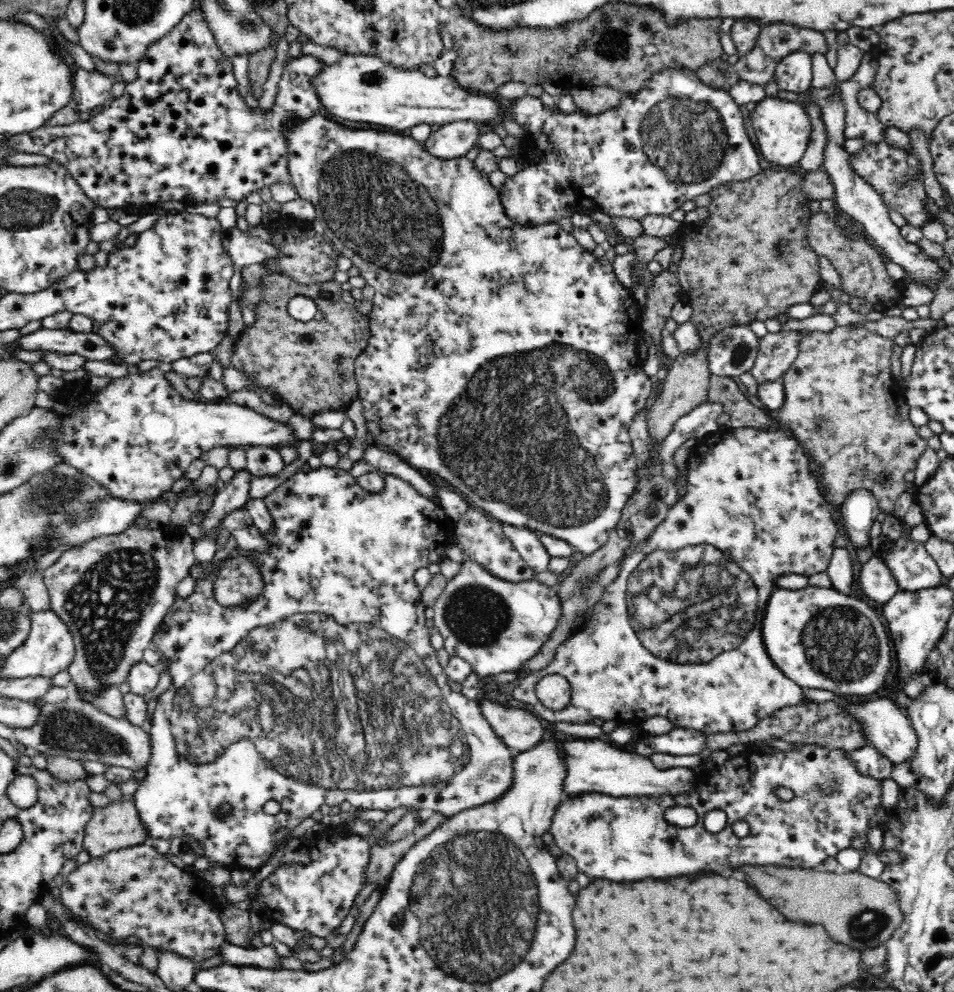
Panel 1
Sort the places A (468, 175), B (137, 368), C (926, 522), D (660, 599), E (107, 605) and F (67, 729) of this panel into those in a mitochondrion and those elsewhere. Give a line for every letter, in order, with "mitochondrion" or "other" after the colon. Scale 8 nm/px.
A: other
B: other
C: other
D: mitochondrion
E: mitochondrion
F: mitochondrion

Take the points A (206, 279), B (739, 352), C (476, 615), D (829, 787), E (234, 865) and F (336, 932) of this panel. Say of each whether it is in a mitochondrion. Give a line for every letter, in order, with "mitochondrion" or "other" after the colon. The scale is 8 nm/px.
A: other
B: mitochondrion
C: mitochondrion
D: mitochondrion
E: other
F: other

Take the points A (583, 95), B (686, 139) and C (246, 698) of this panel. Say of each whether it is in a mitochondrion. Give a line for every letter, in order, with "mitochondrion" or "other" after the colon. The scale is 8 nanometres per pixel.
A: other
B: mitochondrion
C: mitochondrion

